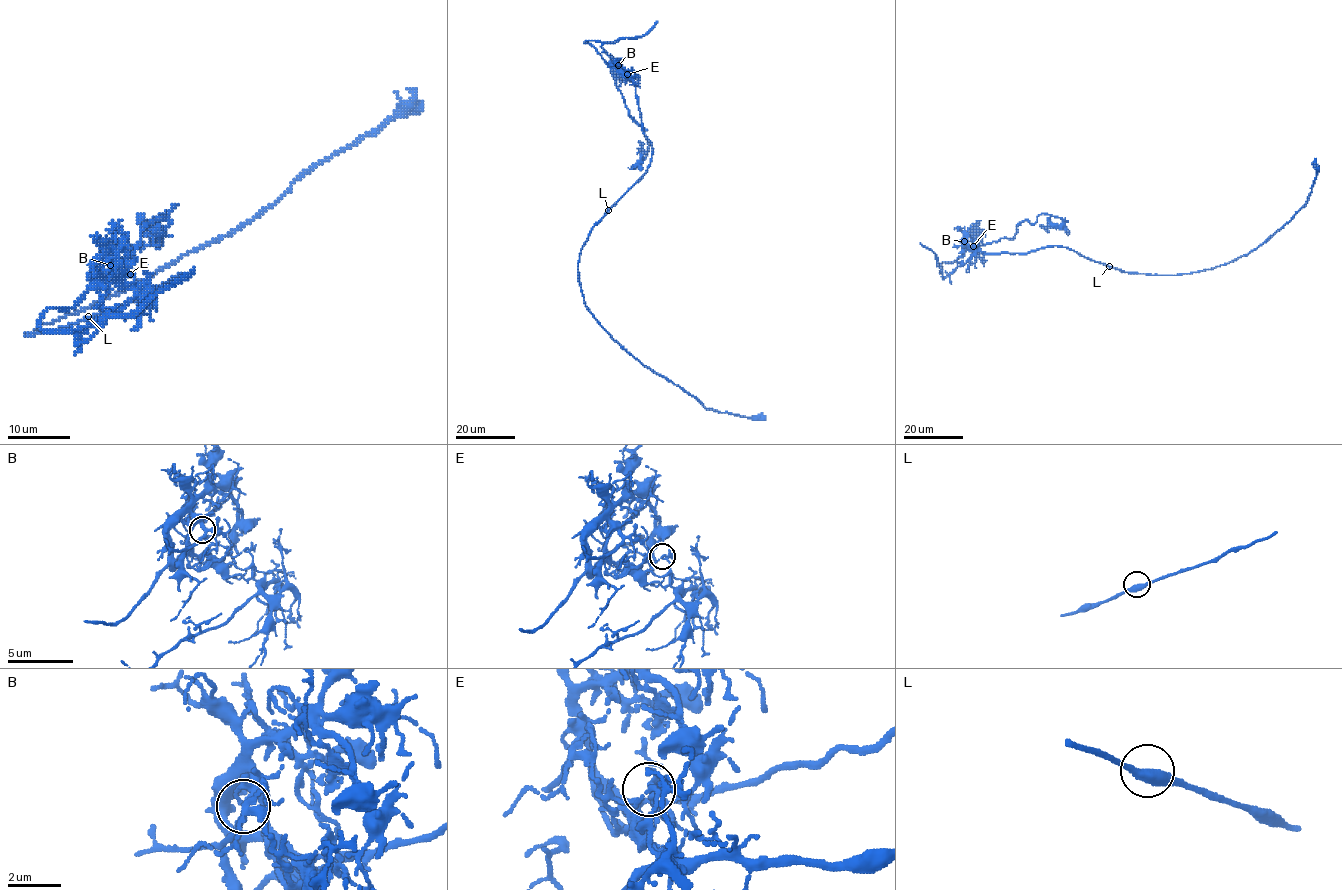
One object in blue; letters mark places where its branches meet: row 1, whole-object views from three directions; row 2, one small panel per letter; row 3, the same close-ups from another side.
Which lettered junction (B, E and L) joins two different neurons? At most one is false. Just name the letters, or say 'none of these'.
E

